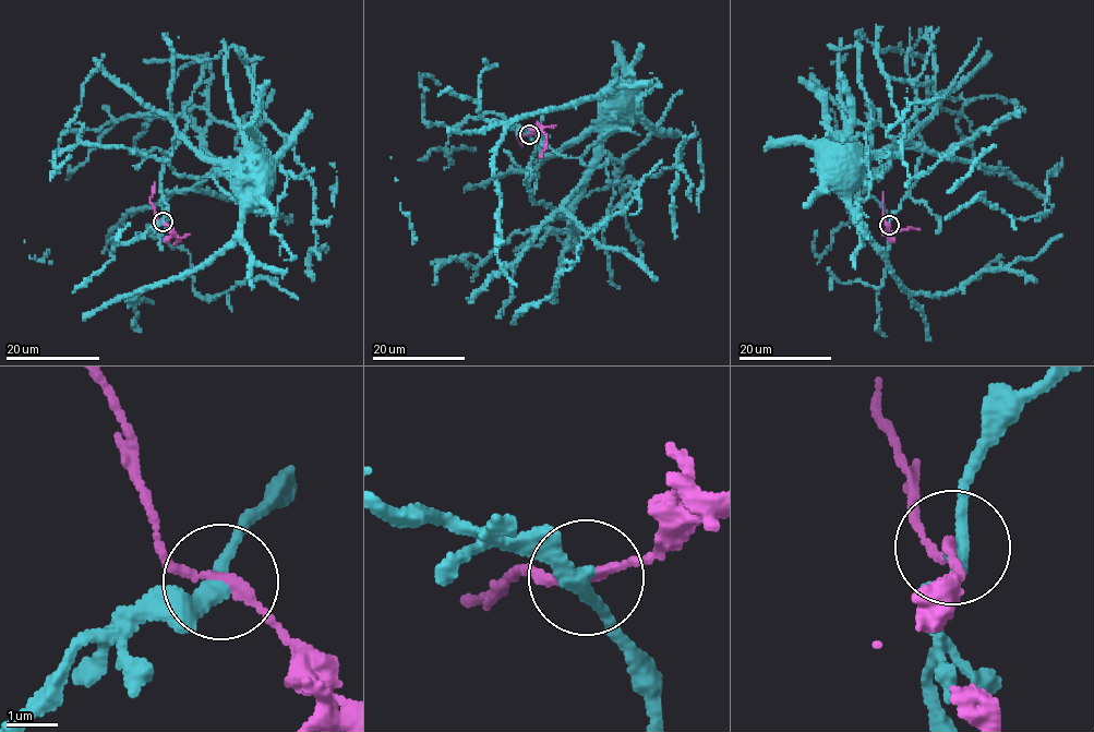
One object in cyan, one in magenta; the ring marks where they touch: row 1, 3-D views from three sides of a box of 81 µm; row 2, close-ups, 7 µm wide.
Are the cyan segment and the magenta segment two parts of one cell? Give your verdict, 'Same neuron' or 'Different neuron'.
Different neuron

